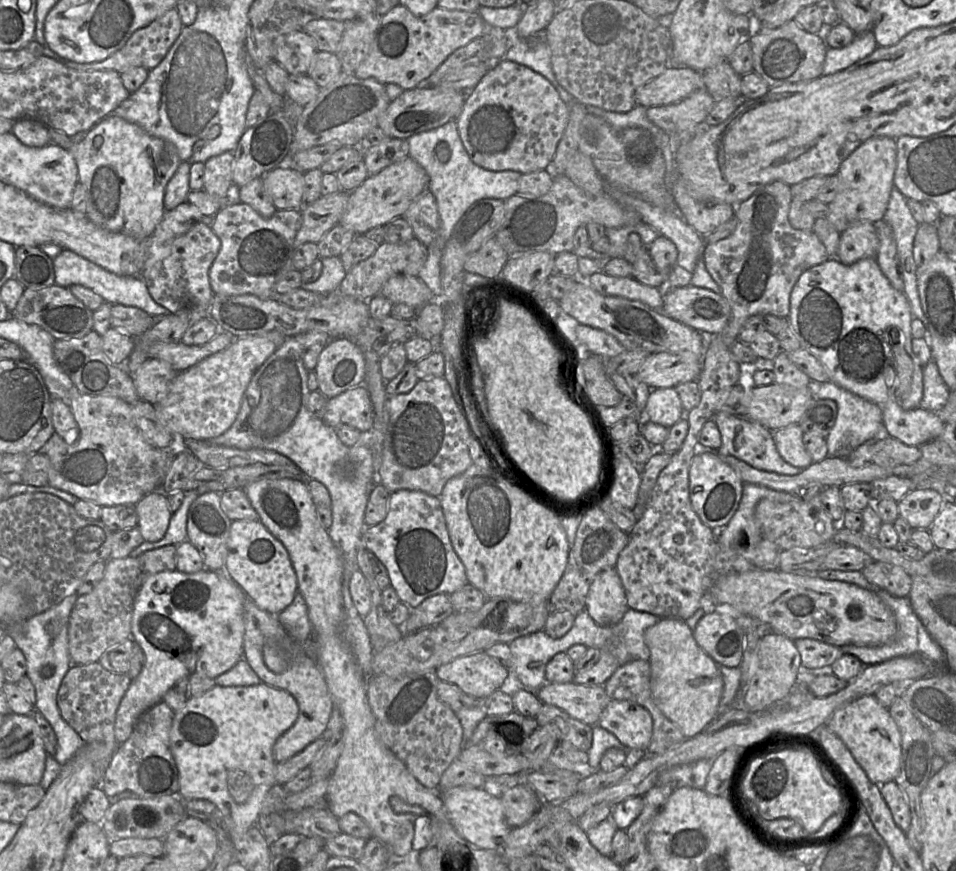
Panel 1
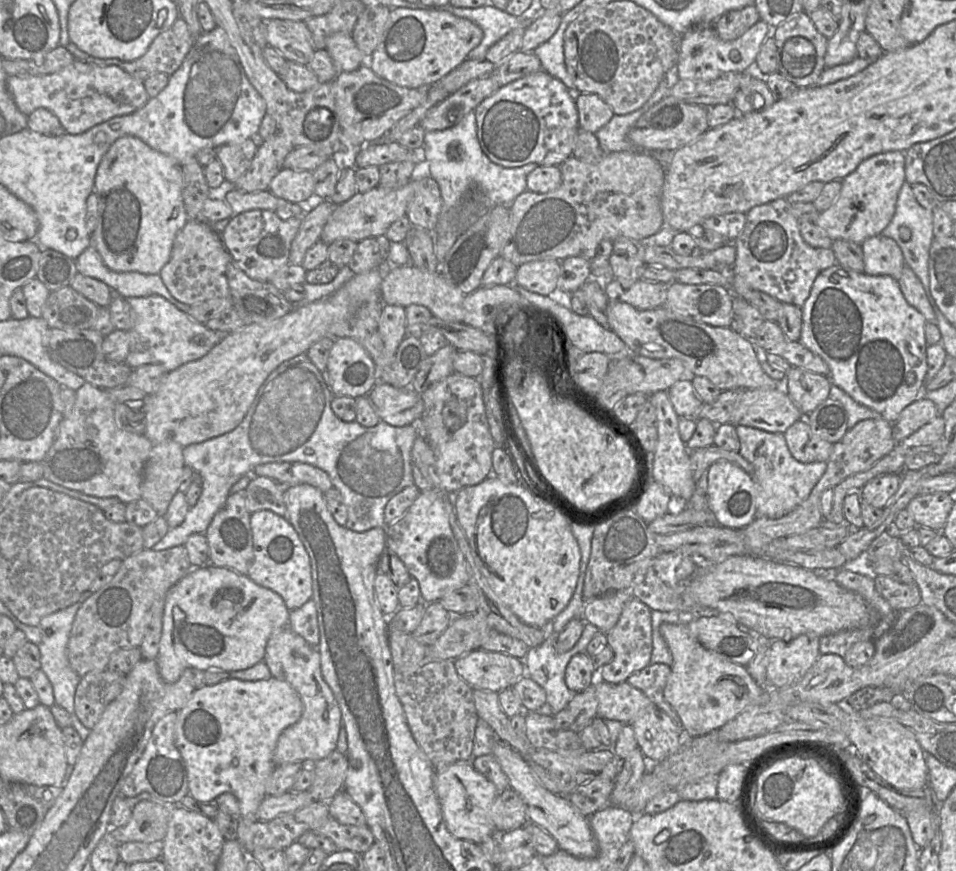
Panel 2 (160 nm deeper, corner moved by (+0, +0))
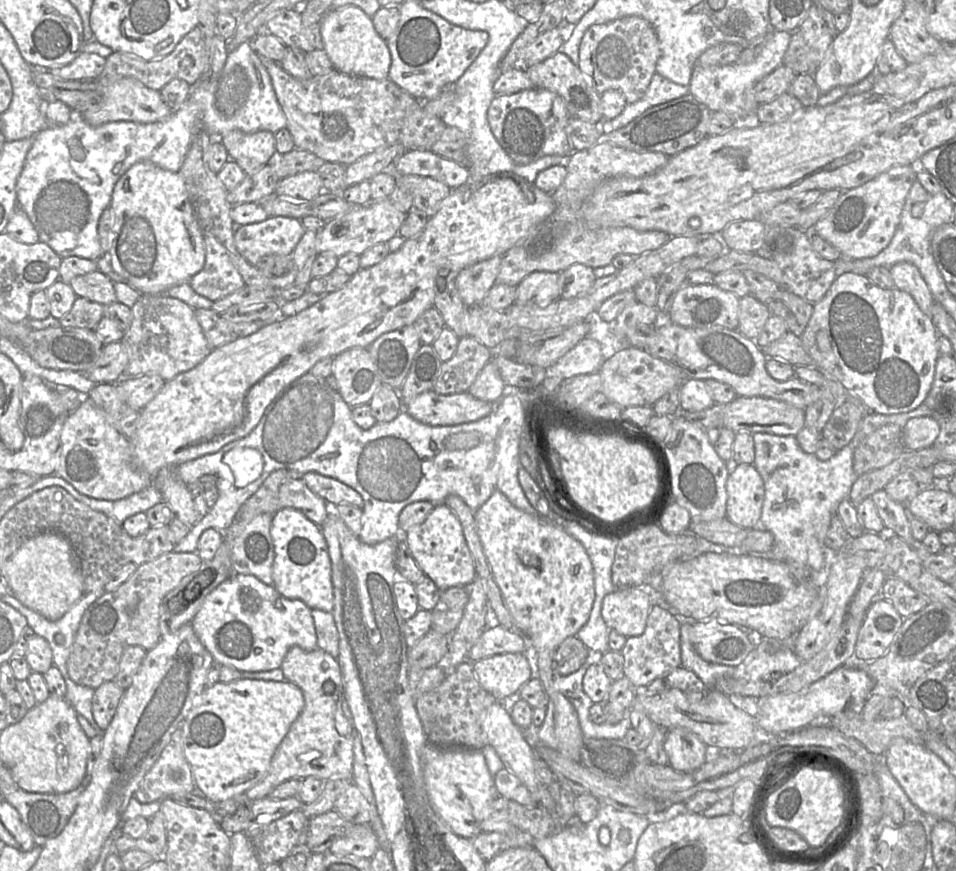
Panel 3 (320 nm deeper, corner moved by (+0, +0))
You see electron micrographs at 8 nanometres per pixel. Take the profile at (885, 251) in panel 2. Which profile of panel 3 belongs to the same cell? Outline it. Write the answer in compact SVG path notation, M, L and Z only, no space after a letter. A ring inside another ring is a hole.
M900 262L889 268L896 288L909 293L920 309L931 318L935 298L919 270L909 262Z

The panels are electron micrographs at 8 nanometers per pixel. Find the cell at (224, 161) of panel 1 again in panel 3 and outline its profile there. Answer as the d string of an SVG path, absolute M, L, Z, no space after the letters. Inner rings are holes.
M231 130L219 136L230 160L235 161L246 174L253 174L277 157L275 135L269 131L244 133Z

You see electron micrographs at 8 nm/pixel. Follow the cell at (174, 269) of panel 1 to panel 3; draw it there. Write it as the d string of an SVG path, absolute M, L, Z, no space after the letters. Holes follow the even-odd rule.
M204 233L206 250L203 268L187 282L199 295L215 302L245 286L225 246L213 235Z

